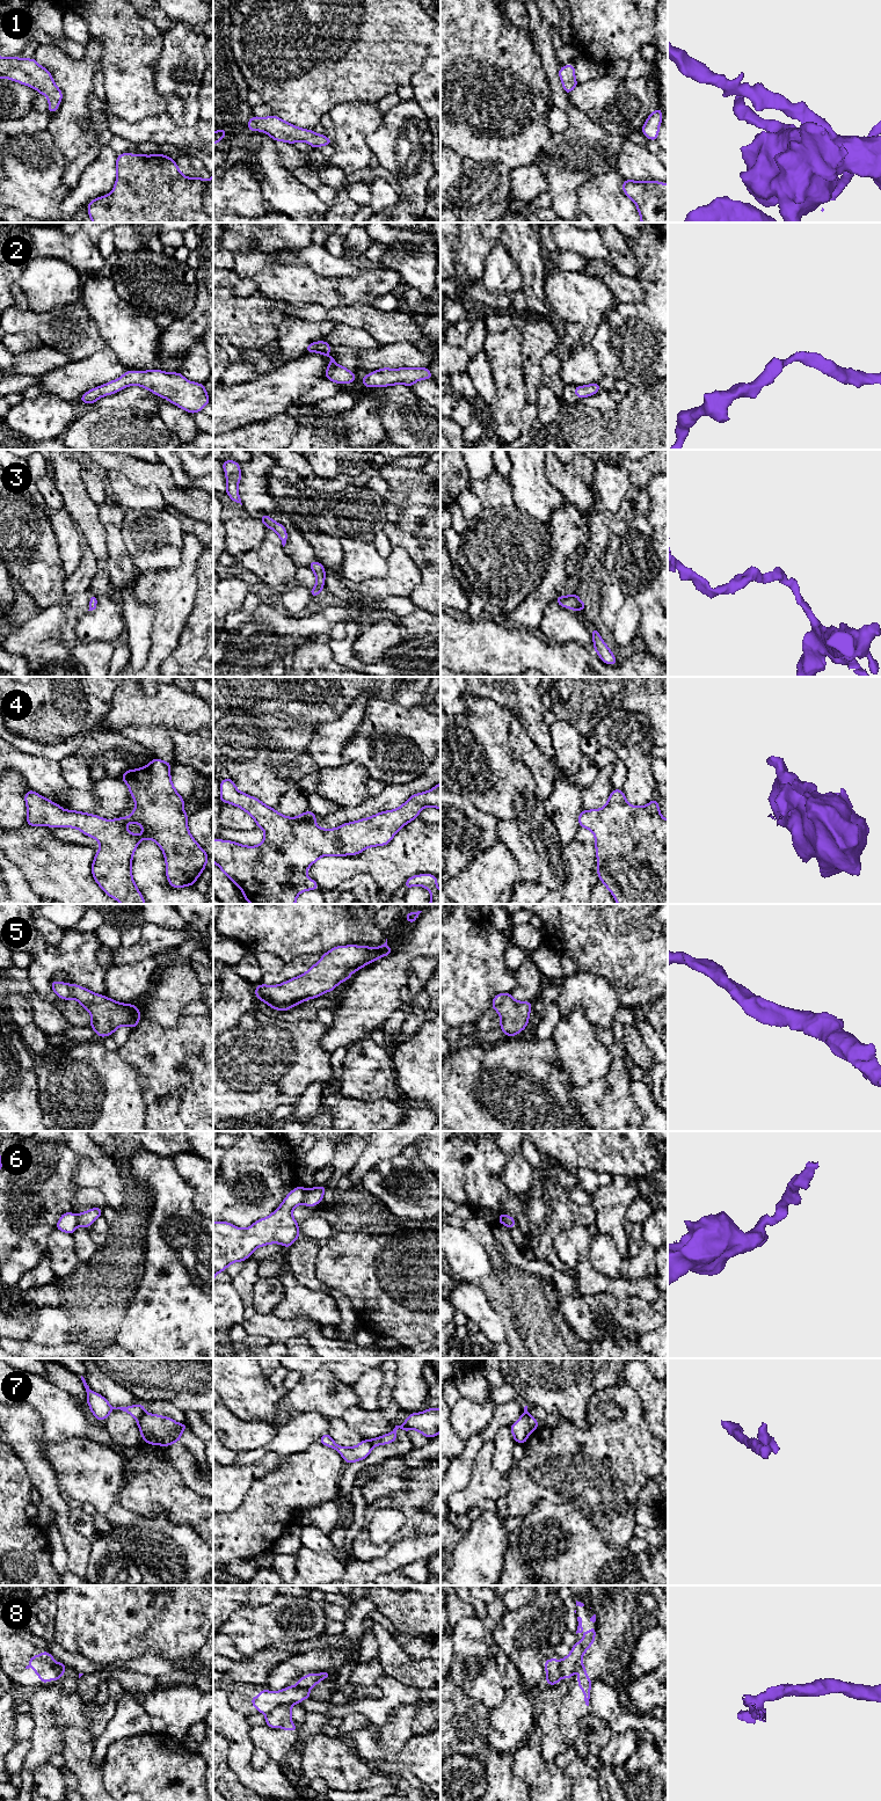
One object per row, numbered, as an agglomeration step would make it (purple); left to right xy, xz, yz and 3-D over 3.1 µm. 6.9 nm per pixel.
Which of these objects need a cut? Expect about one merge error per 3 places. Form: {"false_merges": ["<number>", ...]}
{"false_merges": ["6", "7", "8"]}

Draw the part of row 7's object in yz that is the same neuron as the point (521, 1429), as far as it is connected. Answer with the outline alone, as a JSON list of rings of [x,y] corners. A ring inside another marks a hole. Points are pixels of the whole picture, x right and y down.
[[[523,1413],[522,1416],[510,1426],[510,1430],[516,1443],[525,1444],[532,1432],[526,1414]]]

